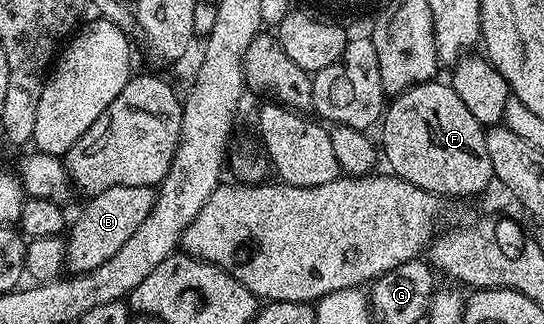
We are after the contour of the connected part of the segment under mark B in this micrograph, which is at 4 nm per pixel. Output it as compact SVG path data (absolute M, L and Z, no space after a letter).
M118 186L88 197L86 199L87 207L76 216L75 223L72 226L70 223L69 233L65 238L67 244L66 269L72 275L78 276L88 274L93 268L105 264L105 260L112 258L121 249L121 244L125 244L125 240L129 240L129 236L133 236L133 232L137 232L137 228L141 228L145 216L149 216L149 212L153 208L155 196L156 191L150 186Z

